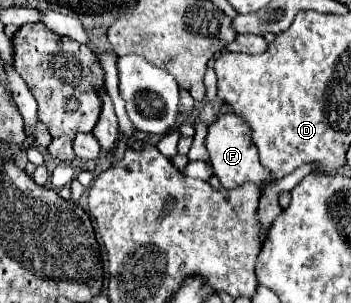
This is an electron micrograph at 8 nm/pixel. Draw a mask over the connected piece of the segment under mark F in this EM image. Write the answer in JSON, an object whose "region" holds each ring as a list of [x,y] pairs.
{"region":[[[226,113],[226,115],[218,117],[208,127],[206,149],[210,153],[210,163],[212,163],[214,175],[220,179],[222,187],[234,189],[234,187],[238,187],[244,181],[252,181],[260,189],[264,189],[264,185],[270,183],[270,173],[260,165],[260,161],[258,161],[258,149],[252,145],[250,127],[236,113]]]}

